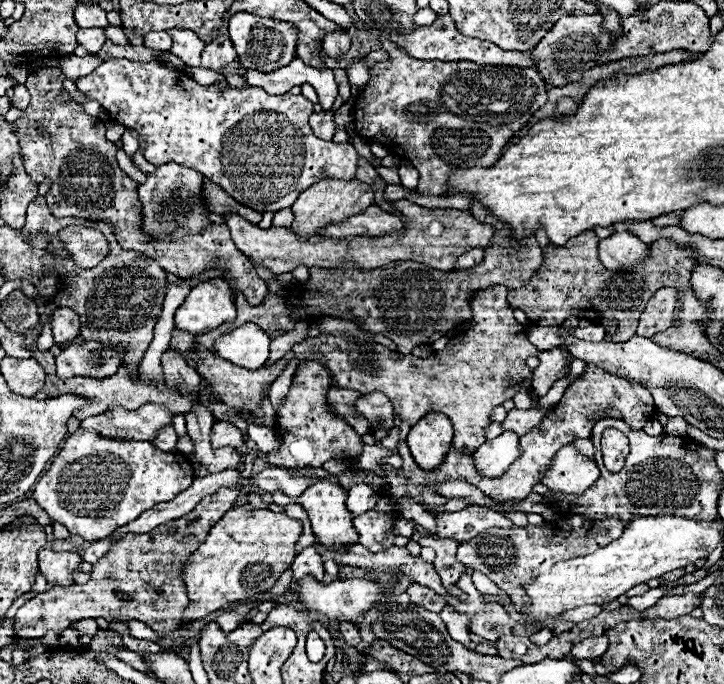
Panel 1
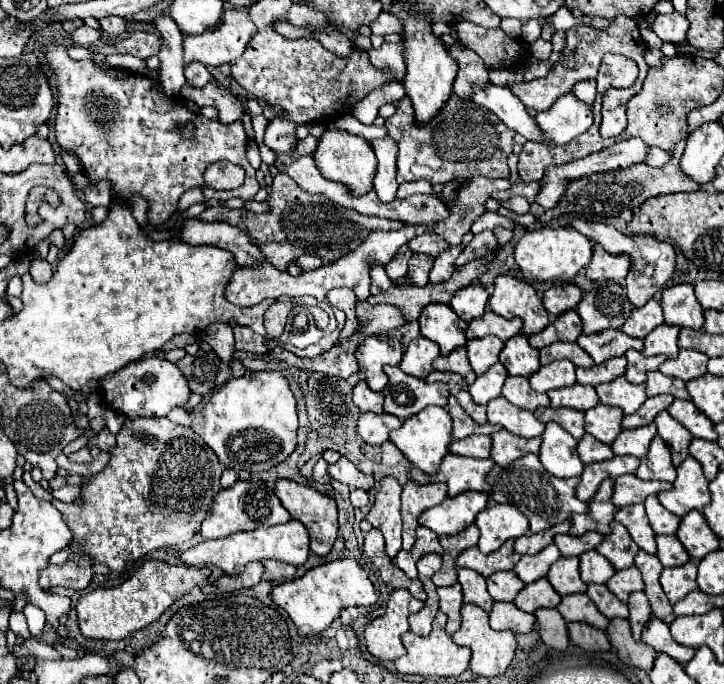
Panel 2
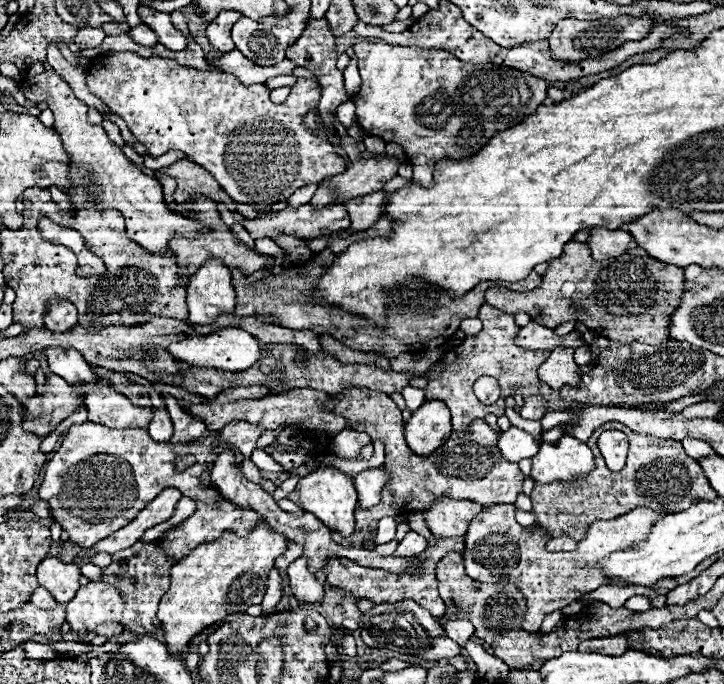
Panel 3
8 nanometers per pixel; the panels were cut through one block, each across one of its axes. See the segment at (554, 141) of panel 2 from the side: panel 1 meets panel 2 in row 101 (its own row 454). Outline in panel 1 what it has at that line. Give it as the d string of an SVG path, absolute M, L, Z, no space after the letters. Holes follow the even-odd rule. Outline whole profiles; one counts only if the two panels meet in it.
M566 444L558 450L552 468L542 478L542 484L552 492L582 494L592 488L598 478L600 472L594 460L586 460L572 444Z

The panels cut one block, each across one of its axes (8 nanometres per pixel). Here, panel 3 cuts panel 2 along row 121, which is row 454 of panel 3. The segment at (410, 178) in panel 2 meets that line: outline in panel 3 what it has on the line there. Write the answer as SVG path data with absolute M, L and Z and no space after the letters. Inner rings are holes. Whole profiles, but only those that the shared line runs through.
M348 388L346 392L336 396L338 400L330 404L330 408L334 408L334 412L344 416L352 430L366 432L370 438L384 442L384 450L386 450L384 468L386 472L390 472L390 482L386 482L382 488L382 500L374 508L356 510L354 534L348 538L332 534L332 538L338 544L362 546L362 536L376 532L380 518L400 516L402 512L412 512L412 510L426 510L442 498L472 500L472 502L480 502L482 506L490 506L490 504L512 504L516 496L522 492L524 474L520 471L518 463L502 460L502 456L498 456L498 448L496 446L488 448L488 442L482 446L482 438L478 438L478 432L482 432L482 422L476 420L474 424L470 424L466 432L452 432L452 436L444 446L440 446L434 454L424 458L424 456L416 456L408 448L404 440L402 412L390 400L388 394L374 392L368 388Z

